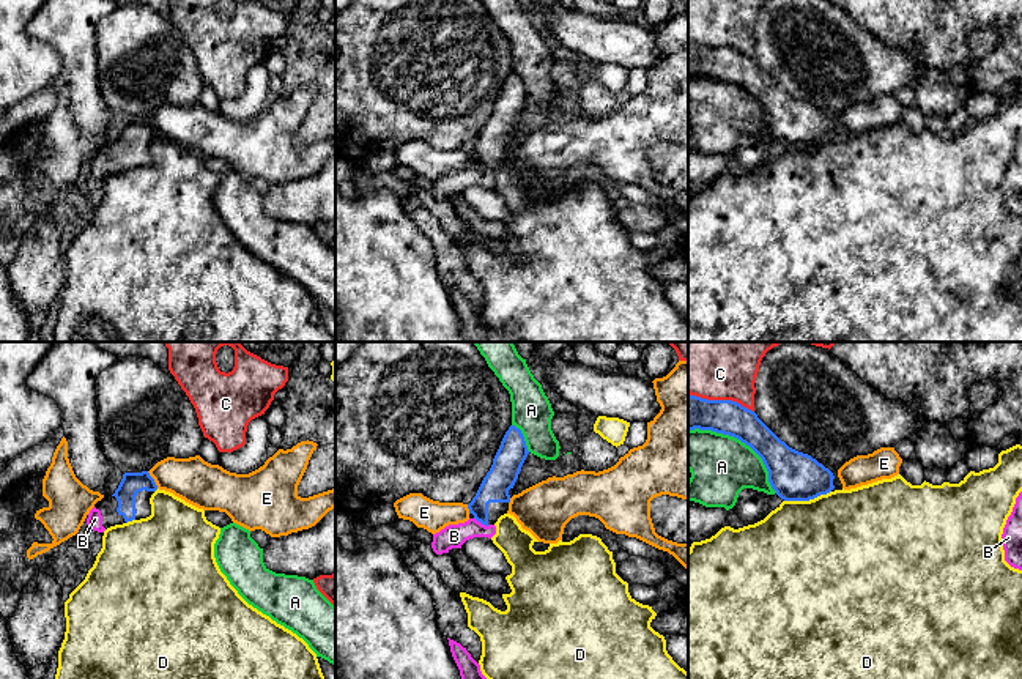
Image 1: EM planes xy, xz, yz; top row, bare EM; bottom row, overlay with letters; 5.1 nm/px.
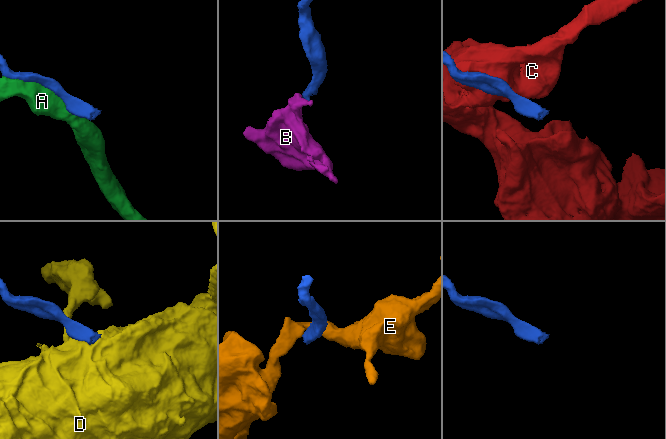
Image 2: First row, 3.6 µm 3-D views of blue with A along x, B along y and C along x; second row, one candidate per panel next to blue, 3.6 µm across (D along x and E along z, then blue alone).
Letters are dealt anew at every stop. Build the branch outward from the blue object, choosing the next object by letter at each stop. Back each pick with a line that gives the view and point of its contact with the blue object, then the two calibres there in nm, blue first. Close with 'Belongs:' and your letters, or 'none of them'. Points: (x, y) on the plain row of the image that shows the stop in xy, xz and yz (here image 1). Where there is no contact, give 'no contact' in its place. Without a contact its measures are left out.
B: xz (482, 170) | 150/120 nm
Belongs: B

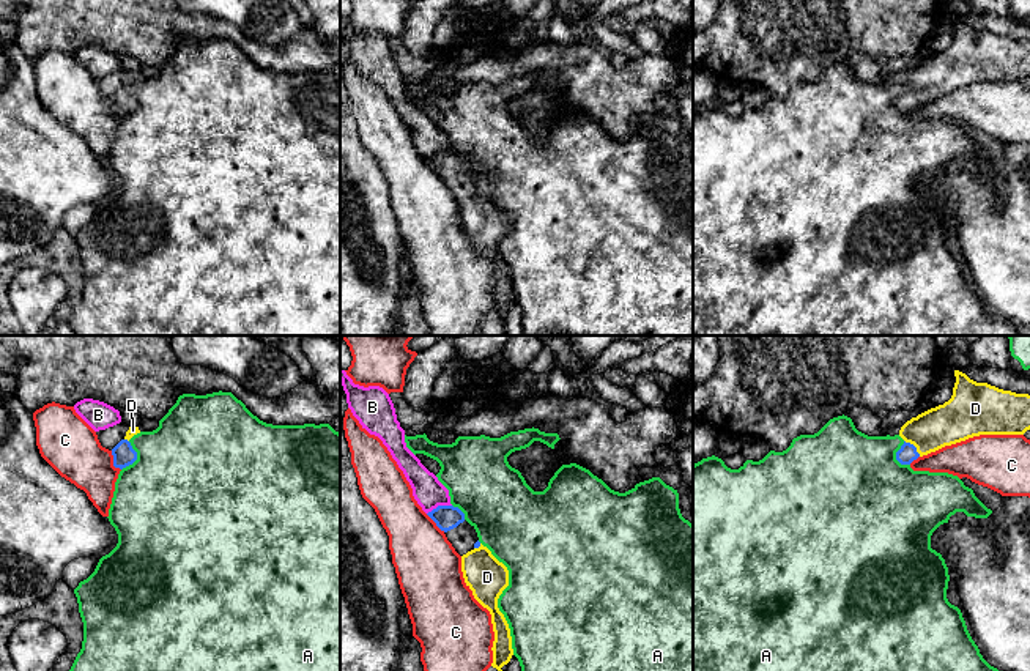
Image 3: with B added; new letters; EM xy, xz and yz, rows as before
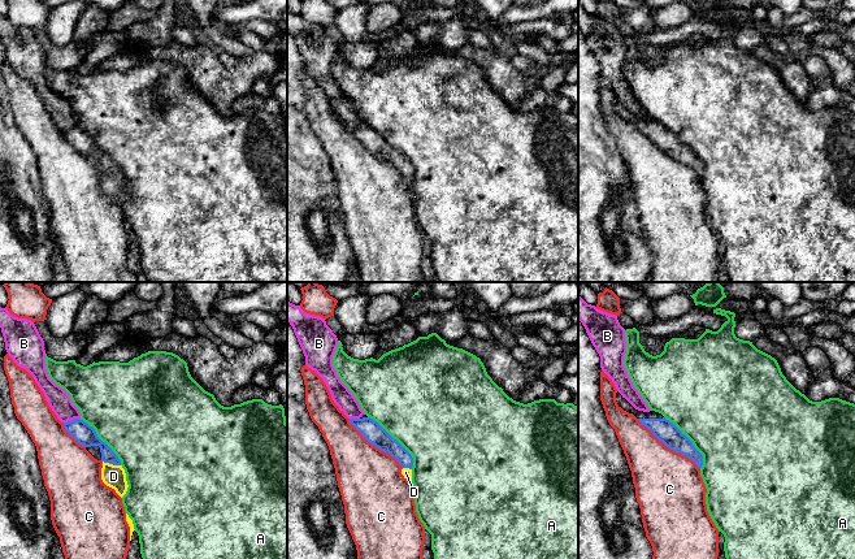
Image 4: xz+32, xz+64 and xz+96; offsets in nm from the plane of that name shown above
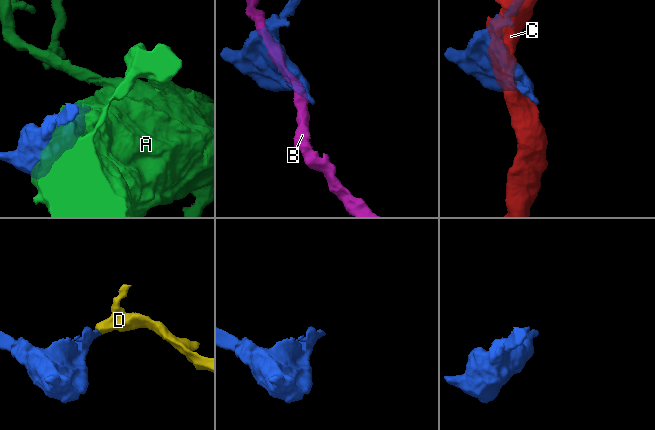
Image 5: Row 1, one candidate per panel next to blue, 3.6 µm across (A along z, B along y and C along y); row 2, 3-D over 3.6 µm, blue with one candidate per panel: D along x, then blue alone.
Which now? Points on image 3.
D: yz (914, 93) | 90/220 nm
Belongs: D

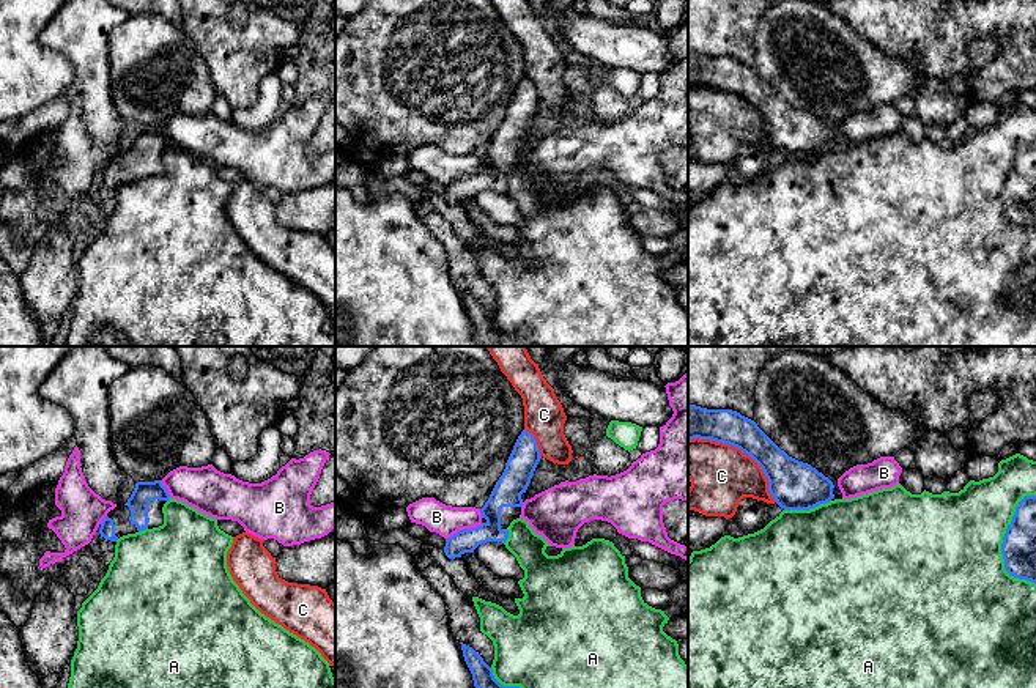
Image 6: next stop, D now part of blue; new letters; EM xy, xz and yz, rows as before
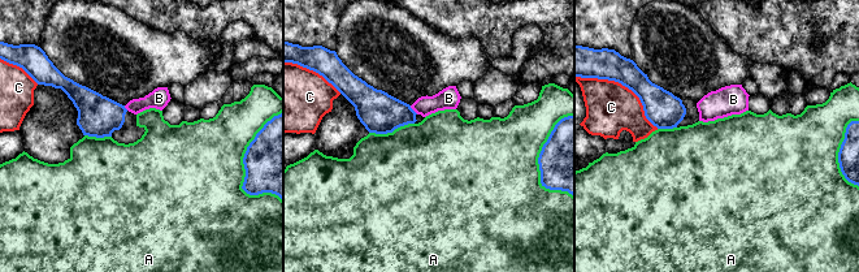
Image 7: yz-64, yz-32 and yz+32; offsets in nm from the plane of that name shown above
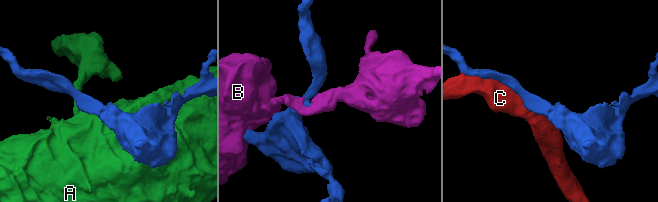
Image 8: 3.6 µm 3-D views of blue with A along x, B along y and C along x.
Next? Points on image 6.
Belongs: none of them

